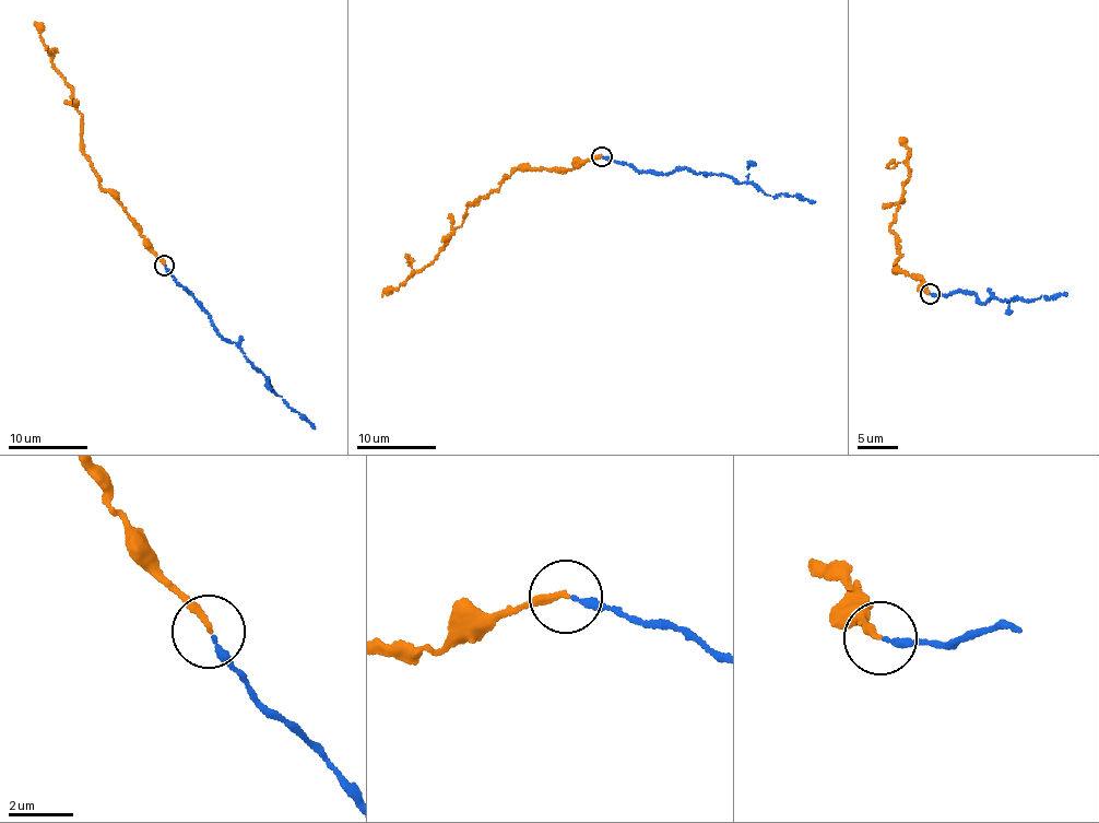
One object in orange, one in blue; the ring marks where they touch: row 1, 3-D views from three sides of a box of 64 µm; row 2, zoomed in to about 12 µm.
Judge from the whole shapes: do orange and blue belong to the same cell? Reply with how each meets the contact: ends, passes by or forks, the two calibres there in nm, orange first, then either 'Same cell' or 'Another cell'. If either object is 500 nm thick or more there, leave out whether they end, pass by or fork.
At the ring orange ends. At the ring blue ends. Thickness 200 nm (orange) against 190 nm. Same cell

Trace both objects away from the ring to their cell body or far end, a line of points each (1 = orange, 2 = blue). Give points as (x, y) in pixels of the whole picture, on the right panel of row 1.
1: (929, 294), (922, 281), (897, 273), (900, 254), (896, 233), (889, 228), (910, 172), (906, 139)
2: (930, 293), (969, 291), (982, 304), (991, 295), (1003, 301), (1017, 296), (1029, 301), (1066, 295)

